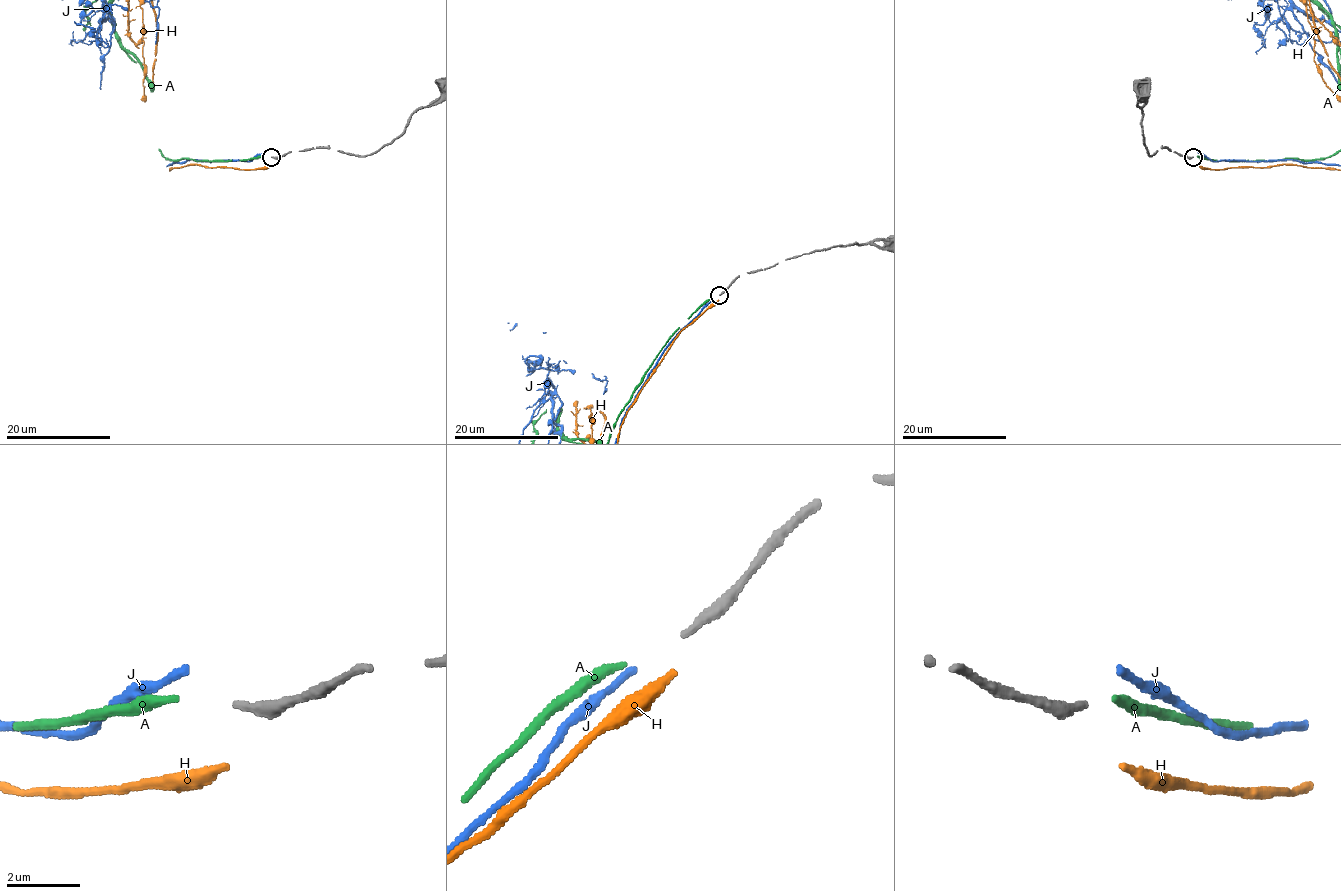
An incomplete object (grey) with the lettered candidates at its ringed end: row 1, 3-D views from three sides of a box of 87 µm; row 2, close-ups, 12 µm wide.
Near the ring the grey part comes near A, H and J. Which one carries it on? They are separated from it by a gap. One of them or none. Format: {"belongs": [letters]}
{"belongs": ["A"]}

